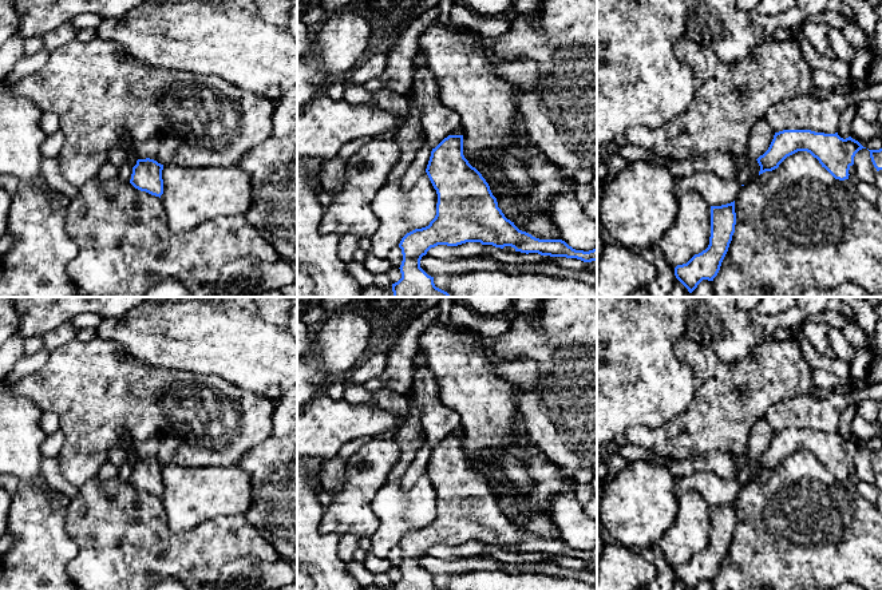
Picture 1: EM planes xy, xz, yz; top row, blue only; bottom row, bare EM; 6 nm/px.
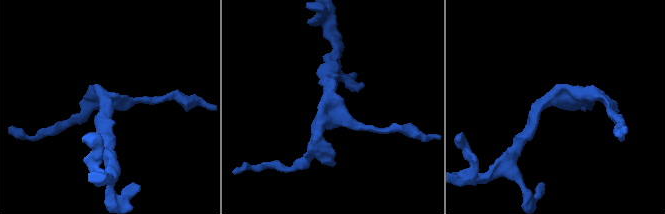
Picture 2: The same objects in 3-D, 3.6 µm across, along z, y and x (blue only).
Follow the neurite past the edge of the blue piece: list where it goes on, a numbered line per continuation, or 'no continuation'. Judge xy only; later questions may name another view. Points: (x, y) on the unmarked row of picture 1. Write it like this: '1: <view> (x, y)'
no continuation

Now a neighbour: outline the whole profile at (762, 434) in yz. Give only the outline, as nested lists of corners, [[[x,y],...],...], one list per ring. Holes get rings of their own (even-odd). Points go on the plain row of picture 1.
[[[764,417],[758,420],[751,429],[748,440],[748,460],[756,460],[760,455],[763,455],[768,450],[774,435],[775,431]]]

